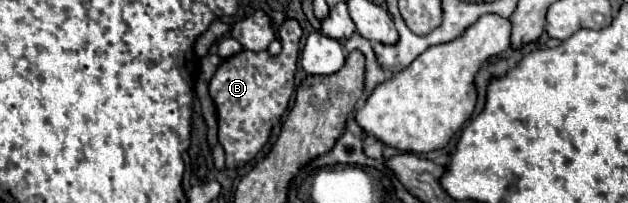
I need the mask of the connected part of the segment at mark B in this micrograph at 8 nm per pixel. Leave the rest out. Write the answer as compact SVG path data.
M285 19L279 27L279 41L283 45L279 55L271 55L269 51L239 51L237 55L225 59L221 67L217 69L215 77L209 83L209 93L217 109L217 123L219 123L219 143L225 149L227 167L237 169L245 167L269 141L271 129L279 123L281 115L287 111L291 93L295 89L295 69L297 69L297 57L299 57L299 41L301 41L301 25L297 19Z

